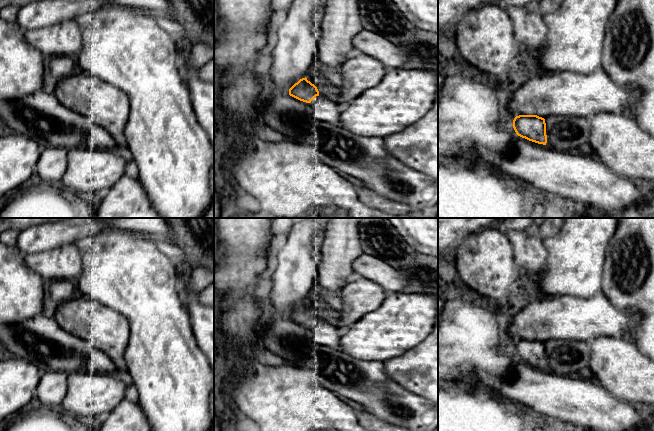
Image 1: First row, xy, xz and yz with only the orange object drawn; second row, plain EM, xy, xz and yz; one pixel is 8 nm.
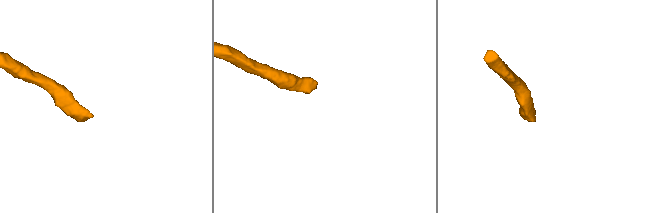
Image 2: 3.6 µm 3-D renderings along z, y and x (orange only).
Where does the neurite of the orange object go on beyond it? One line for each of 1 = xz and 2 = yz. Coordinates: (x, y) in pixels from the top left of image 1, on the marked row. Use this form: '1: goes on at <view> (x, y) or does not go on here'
1: goes on at xz (324, 109)
2: does not go on here

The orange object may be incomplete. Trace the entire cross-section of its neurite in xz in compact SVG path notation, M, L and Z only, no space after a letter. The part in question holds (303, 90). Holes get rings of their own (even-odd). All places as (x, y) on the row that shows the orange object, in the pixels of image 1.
M307 78L300 79L289 89L289 95L306 103L310 103L317 119L334 126L340 126L342 105L319 94L317 87Z

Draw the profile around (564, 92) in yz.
M602 66L588 74L566 70L532 73L511 87L507 109L512 119L519 115L537 115L542 118L550 115L590 117L602 111L628 112L631 106L641 100L642 94L639 86L616 83Z

